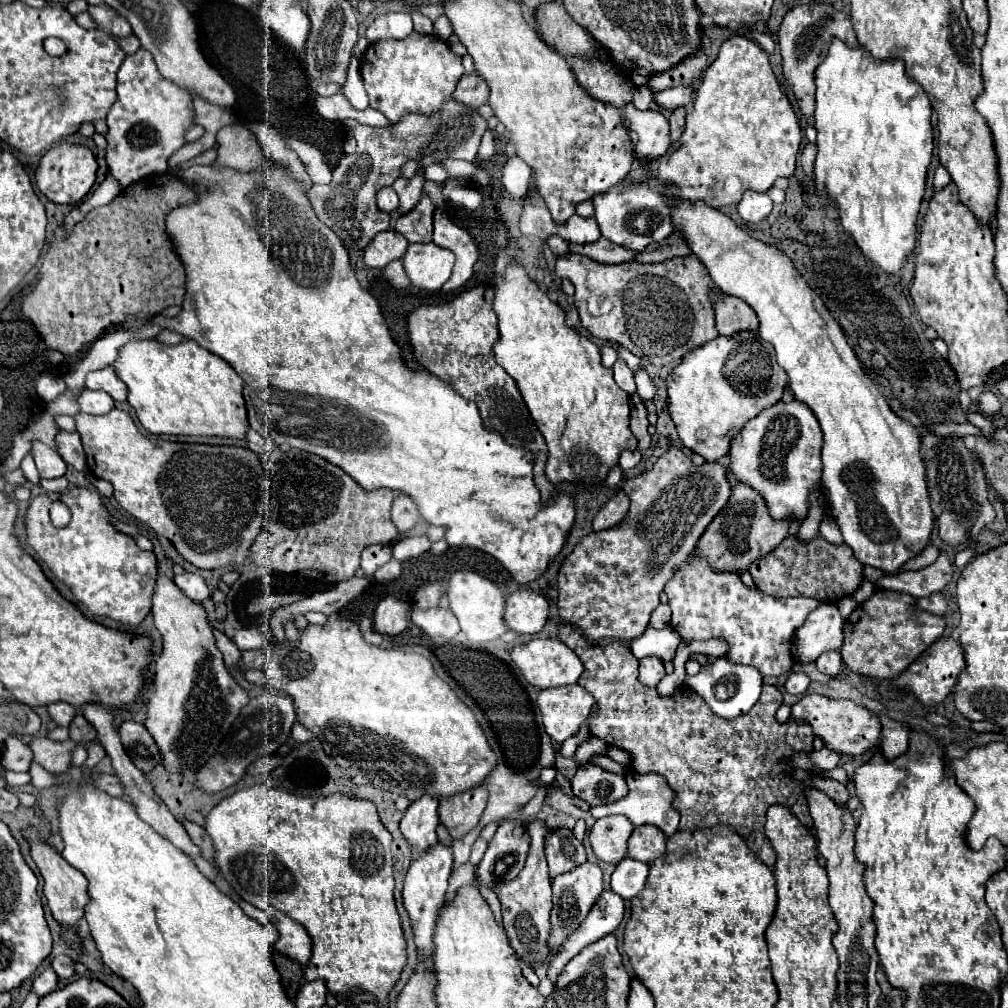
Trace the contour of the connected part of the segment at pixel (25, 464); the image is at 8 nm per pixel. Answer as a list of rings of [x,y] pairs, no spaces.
[[[30,454],[22,460],[22,466],[20,466],[22,470],[24,470],[24,474],[26,474],[26,478],[30,480],[30,484],[34,484],[34,486],[40,486],[40,474],[38,474],[38,470],[36,470],[36,466],[34,466],[34,460],[30,458]]]

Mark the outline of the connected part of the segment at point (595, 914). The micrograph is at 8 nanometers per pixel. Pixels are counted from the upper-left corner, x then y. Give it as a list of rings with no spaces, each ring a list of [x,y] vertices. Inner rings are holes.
[[[604,890],[596,900],[596,906],[592,906],[588,916],[584,918],[584,924],[580,924],[578,930],[566,938],[564,946],[560,948],[560,954],[556,954],[556,958],[552,960],[552,966],[548,968],[548,980],[554,984],[572,956],[576,956],[584,946],[596,942],[598,938],[612,934],[622,922],[622,916],[624,900],[616,892]]]

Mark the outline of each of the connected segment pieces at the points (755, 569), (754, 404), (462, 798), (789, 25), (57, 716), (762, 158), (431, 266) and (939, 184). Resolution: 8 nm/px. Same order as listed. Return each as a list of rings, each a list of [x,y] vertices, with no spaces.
[[[786,536],[772,554],[752,562],[748,568],[756,588],[776,598],[804,596],[817,599],[823,603],[838,602],[844,596],[854,594],[864,578],[864,566],[852,554],[848,544],[834,546],[822,536],[812,538],[810,542],[800,542],[798,536]]]
[[[738,332],[734,336],[718,336],[716,340],[692,350],[692,354],[686,354],[680,366],[676,366],[674,372],[666,378],[666,384],[670,416],[676,424],[682,444],[712,462],[728,454],[732,438],[744,428],[748,420],[752,420],[764,408],[776,404],[782,398],[786,386],[786,372],[778,366],[776,354],[772,346],[764,342],[764,338],[760,338],[756,332]]]
[[[476,786],[464,794],[454,794],[452,798],[440,798],[440,820],[452,838],[462,838],[478,824],[486,808],[486,800],[486,786]]]
[[[810,4],[810,6],[794,6],[782,20],[780,30],[778,30],[778,44],[784,60],[784,78],[792,86],[798,106],[806,120],[810,122],[815,111],[815,92],[814,70],[816,66],[826,58],[828,46],[832,38],[844,40],[848,46],[858,46],[856,34],[852,30],[850,16],[846,12],[836,10],[830,4]]]
[[[56,702],[48,706],[48,714],[56,722],[56,726],[70,726],[72,718],[76,716],[76,708],[66,702]]]
[[[734,36],[722,44],[718,58],[704,72],[702,84],[694,92],[694,108],[686,116],[686,130],[680,138],[682,140],[672,144],[662,158],[652,162],[652,180],[644,178],[644,170],[640,170],[640,166],[634,166],[634,170],[628,174],[630,182],[644,182],[658,192],[662,192],[664,186],[670,186],[668,194],[674,198],[684,198],[688,202],[700,200],[710,208],[720,208],[738,204],[746,190],[766,192],[776,178],[792,176],[802,144],[802,130],[788,96],[780,90],[780,84],[770,68],[768,54],[752,40]]]
[[[410,244],[402,256],[402,266],[412,282],[422,290],[436,292],[452,274],[454,254],[446,248],[430,244]]]
[[[939,165],[935,171],[935,176],[933,181],[934,192],[940,191],[950,182],[951,182],[950,174],[942,165]]]

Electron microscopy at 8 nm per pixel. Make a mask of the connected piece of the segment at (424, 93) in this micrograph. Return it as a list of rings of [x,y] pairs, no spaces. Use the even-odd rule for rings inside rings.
[[[412,32],[404,40],[374,42],[362,56],[360,72],[370,96],[370,108],[382,112],[396,124],[406,114],[434,114],[452,96],[464,68],[460,56],[450,50],[448,42]]]

